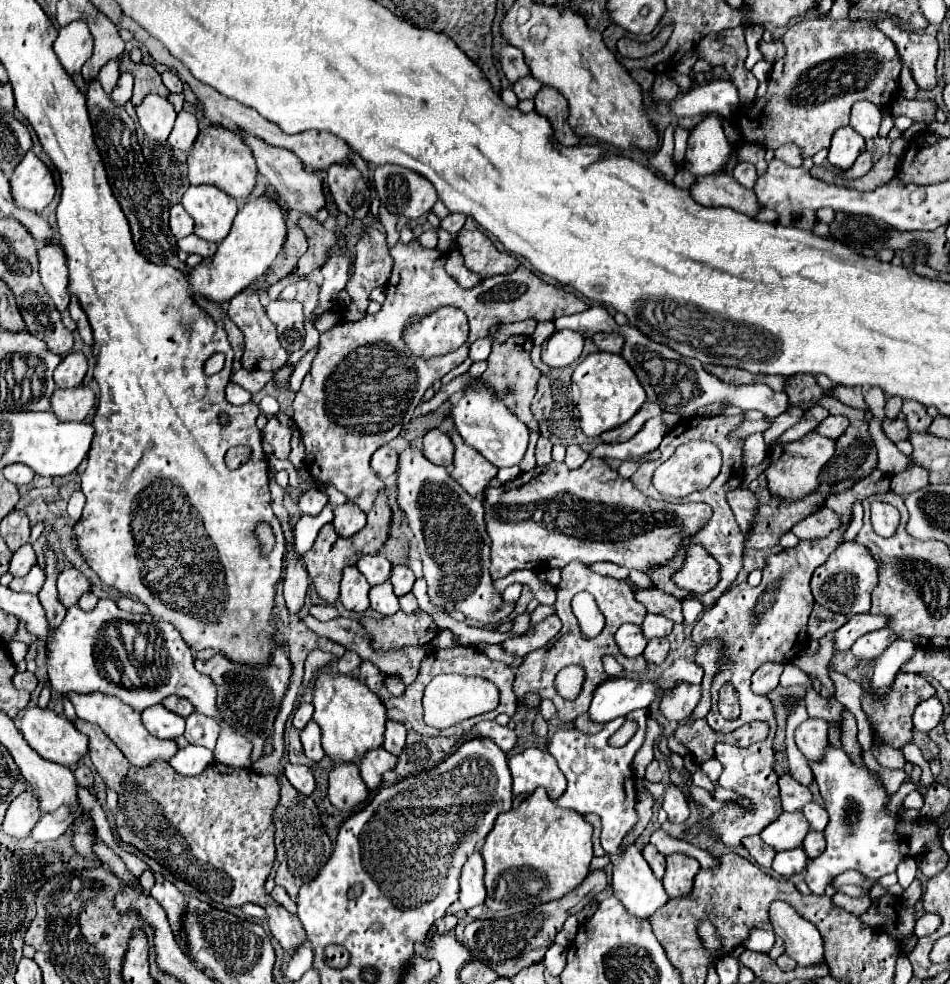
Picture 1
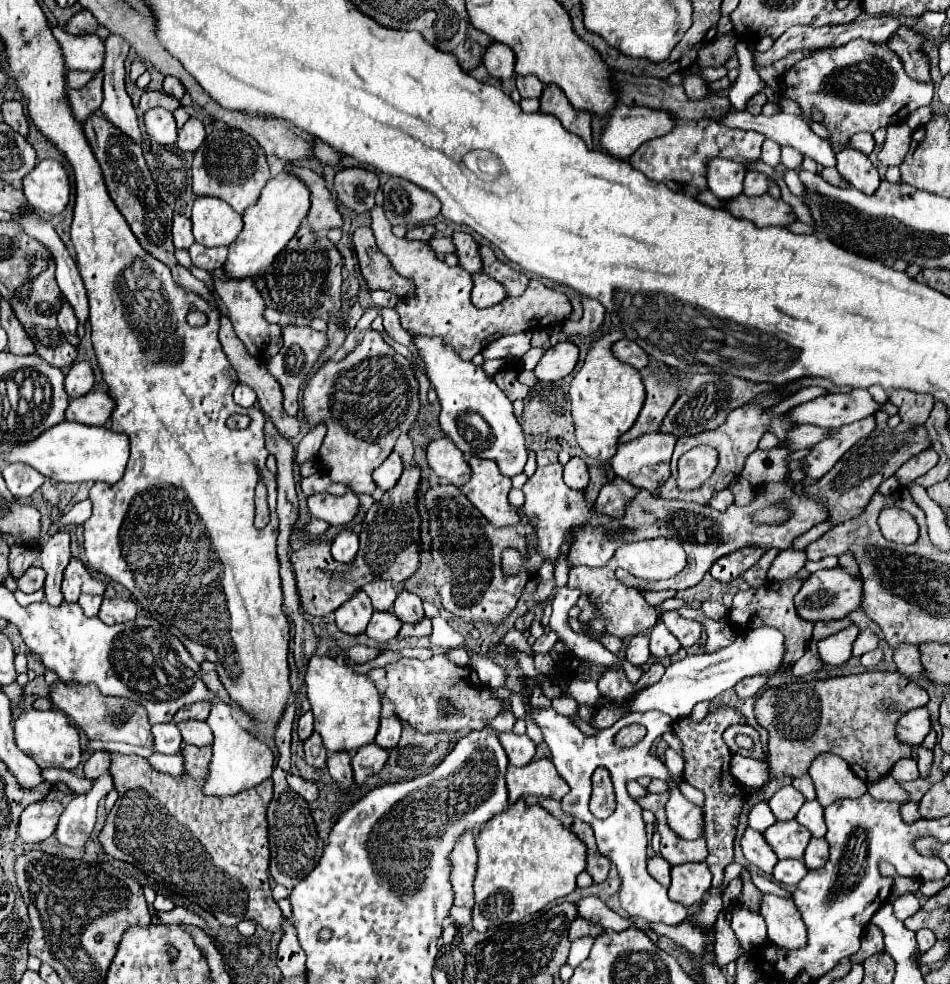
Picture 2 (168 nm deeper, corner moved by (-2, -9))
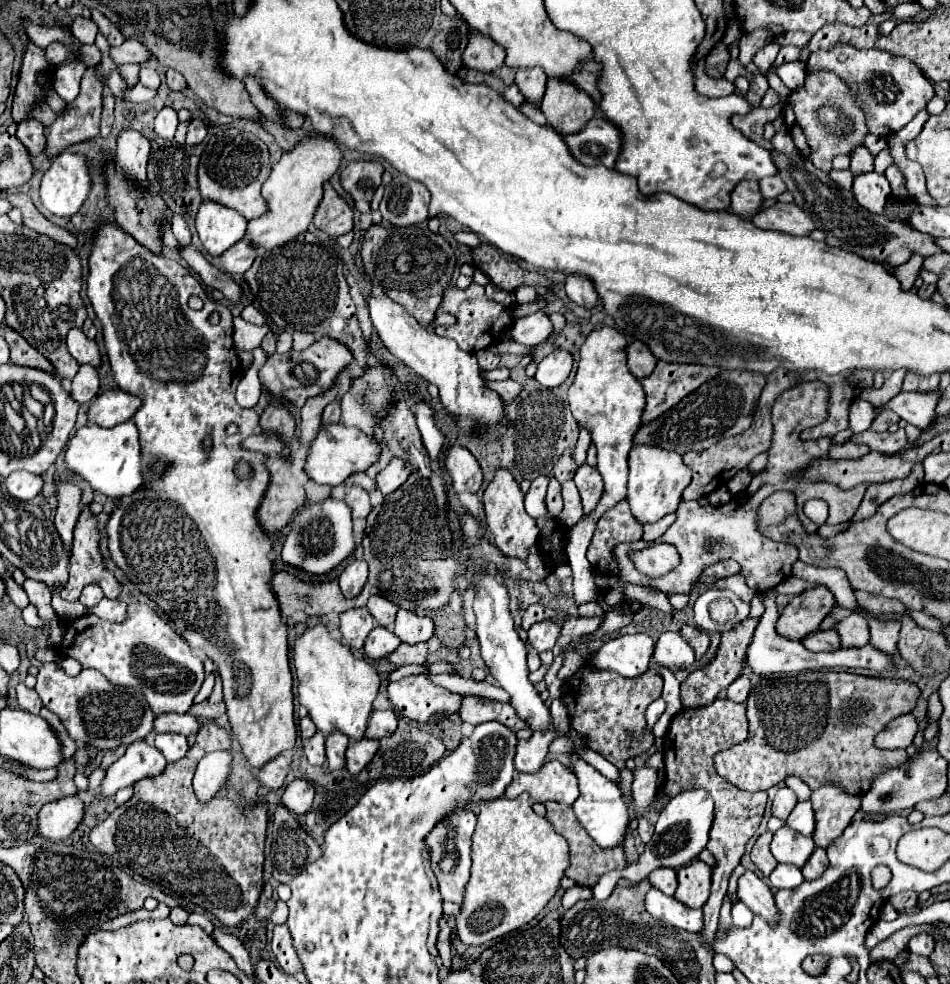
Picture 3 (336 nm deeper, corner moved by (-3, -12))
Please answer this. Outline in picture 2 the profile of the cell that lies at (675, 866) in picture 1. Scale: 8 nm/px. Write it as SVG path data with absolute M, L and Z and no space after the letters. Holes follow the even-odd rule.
M689 862L671 868L669 898L685 908L699 902L711 888L711 872L705 862Z

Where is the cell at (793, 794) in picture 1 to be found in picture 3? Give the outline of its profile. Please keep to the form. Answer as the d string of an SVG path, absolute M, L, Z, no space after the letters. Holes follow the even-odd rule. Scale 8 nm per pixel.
M782 787L782 789L778 789L778 793L776 793L774 801L772 801L772 815L782 819L782 821L786 821L796 803L798 801L796 801L794 791L790 791L788 787Z

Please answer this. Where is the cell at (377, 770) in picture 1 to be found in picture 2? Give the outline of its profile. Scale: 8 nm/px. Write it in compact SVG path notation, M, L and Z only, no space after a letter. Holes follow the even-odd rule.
M375 742L359 748L359 752L355 752L355 756L351 758L355 784L361 786L365 782L365 778L377 774L379 768L385 766L385 762L387 762L387 750L379 748Z

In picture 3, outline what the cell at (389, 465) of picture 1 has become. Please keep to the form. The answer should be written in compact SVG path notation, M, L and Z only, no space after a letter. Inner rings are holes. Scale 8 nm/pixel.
M394 457L386 469L382 469L378 475L376 475L376 485L378 489L382 491L382 495L388 495L392 491L396 491L410 475L410 467L404 459L398 459Z

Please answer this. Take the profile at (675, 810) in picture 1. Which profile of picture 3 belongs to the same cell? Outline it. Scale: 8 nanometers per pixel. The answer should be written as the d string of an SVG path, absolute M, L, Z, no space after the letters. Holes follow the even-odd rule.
M692 789L676 795L666 809L660 813L656 831L652 835L652 841L646 843L644 853L638 857L636 863L628 865L626 869L609 871L600 877L598 883L592 888L593 898L597 901L607 899L620 878L630 881L644 881L648 873L656 867L682 867L696 859L696 855L706 847L708 843L708 831L712 825L714 801L704 789Z

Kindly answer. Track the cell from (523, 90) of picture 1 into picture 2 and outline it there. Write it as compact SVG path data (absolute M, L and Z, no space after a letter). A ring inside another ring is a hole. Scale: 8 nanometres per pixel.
M517 76L517 90L521 98L539 98L545 84L537 76Z

